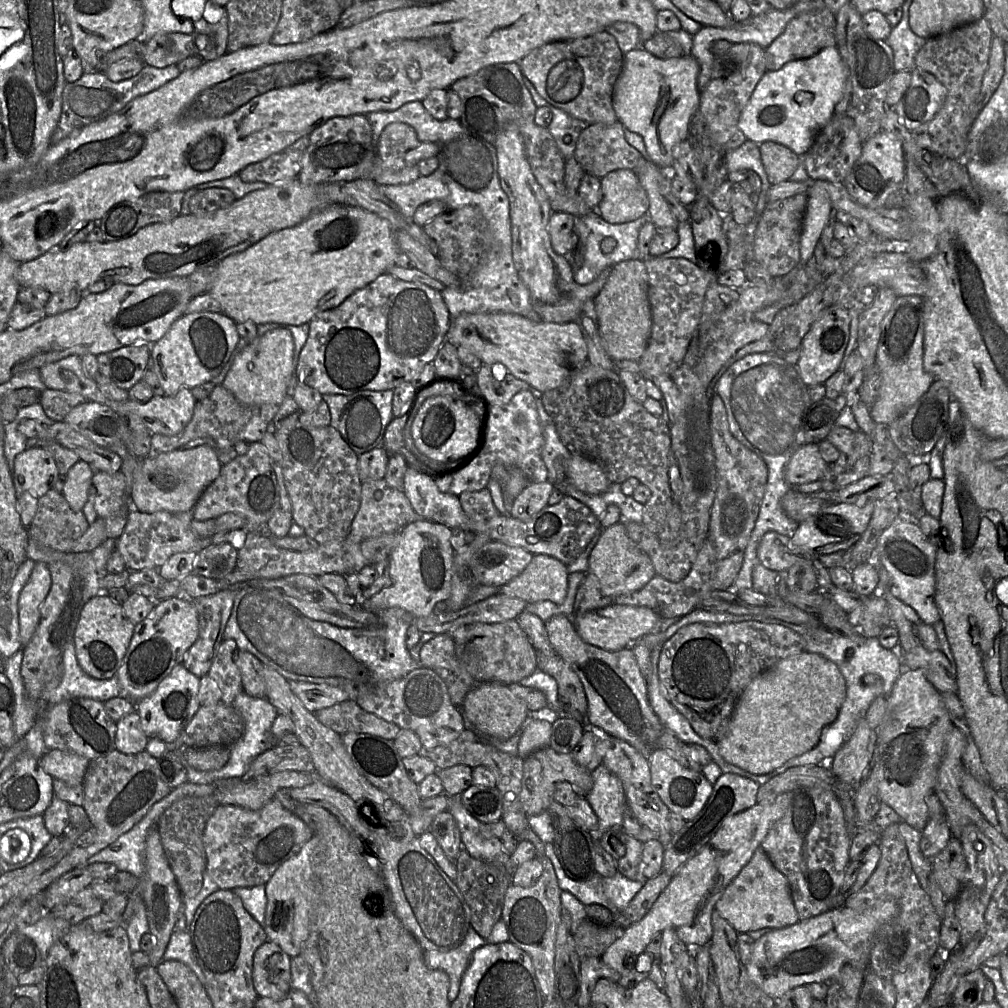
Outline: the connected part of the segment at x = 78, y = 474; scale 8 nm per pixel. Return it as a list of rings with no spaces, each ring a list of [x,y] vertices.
[[[81,459],[69,470],[62,494],[74,511],[83,510],[94,473],[94,468]]]

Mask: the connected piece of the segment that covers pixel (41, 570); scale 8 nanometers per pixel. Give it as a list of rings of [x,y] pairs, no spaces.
[[[36,562],[29,580],[20,592],[18,601],[22,646],[26,646],[35,633],[40,620],[40,608],[50,591],[51,583],[48,564]]]

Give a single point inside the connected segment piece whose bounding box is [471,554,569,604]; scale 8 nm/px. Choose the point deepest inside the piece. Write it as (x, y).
(545, 578)

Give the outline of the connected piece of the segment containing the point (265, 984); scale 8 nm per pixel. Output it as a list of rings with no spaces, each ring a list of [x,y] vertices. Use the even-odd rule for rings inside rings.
[[[267,940],[255,951],[253,984],[259,997],[275,1001],[291,990],[291,957],[276,943]]]

